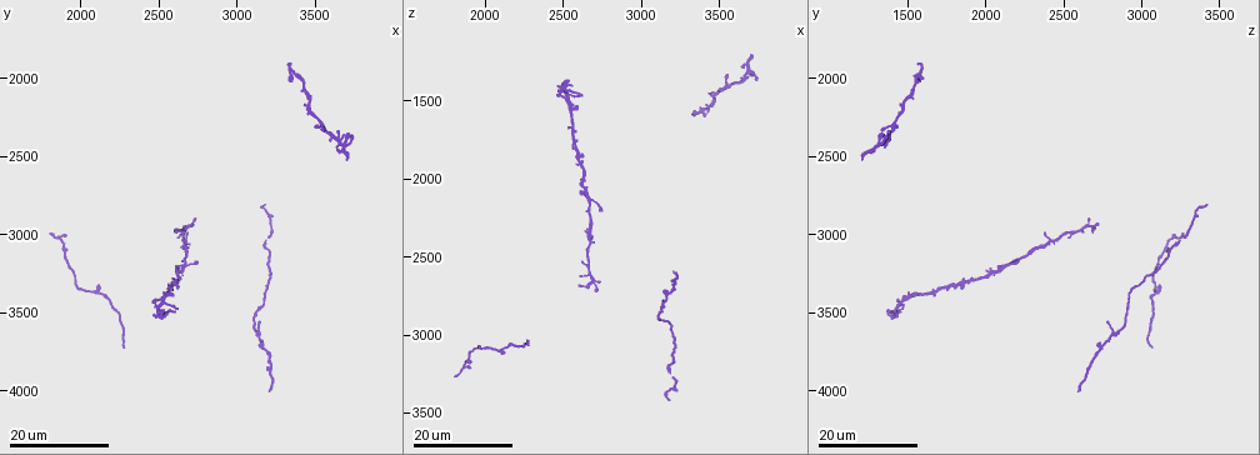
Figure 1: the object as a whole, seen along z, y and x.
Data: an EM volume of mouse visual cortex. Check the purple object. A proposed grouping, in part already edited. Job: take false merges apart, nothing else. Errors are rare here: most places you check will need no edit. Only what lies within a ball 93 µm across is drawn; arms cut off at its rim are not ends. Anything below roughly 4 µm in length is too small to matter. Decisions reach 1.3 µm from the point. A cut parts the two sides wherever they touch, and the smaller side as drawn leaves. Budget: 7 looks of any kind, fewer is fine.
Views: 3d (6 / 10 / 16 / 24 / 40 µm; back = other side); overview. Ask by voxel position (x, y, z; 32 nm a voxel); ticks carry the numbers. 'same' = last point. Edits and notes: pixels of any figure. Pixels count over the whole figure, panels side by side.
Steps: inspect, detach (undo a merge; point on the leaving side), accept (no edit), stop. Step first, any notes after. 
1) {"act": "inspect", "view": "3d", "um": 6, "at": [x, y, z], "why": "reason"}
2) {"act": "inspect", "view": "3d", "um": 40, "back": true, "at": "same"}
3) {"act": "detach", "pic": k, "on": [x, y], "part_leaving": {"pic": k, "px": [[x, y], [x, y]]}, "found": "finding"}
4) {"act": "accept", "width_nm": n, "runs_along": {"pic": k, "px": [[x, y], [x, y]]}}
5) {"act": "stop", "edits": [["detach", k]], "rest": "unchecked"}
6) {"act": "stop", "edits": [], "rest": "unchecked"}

{"act": "inspect", "view": "3d", "um": 24, "at": [2680, 3200, 2120]}

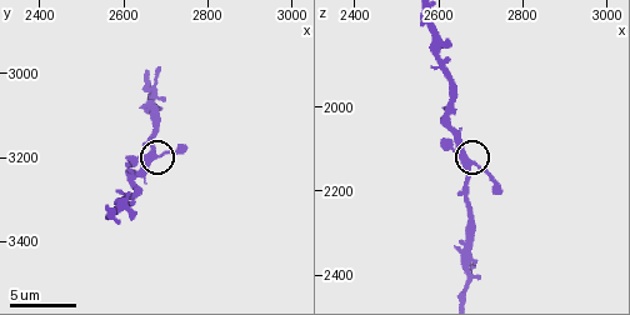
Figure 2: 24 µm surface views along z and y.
{"act": "inspect", "view": "3d", "um": 10, "at": [2685, 3195, 2140]}

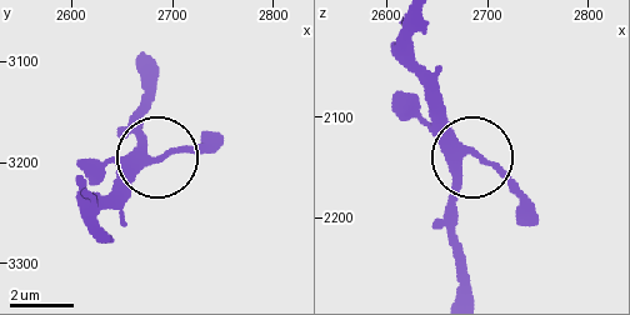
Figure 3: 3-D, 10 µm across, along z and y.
{"act": "accept", "arms": 3, "found": "all the same neuron"}

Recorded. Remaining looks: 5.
{"act": "inspect", "view": "3d", "um": 24, "at": [3180, 3720, 2740]}

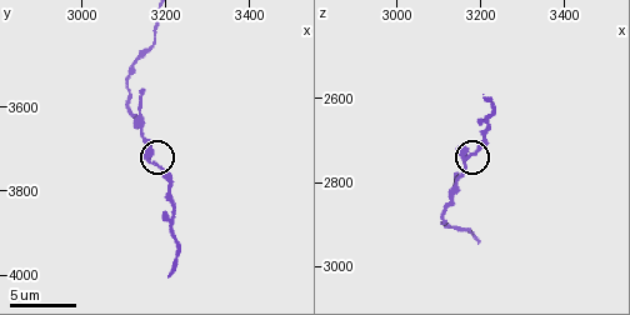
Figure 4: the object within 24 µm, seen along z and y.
{"act": "inspect", "view": "3d", "um": 6, "at": [3165, 3730, 2740], "why": "closer look"}

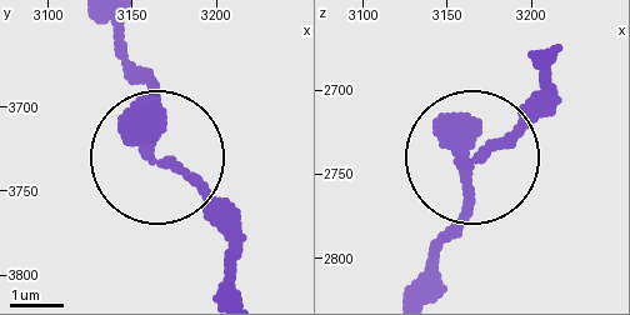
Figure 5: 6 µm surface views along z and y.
{"act": "accept", "arms": 3, "found": "continuous, no second neuron"}

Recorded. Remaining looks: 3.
{"act": "inspect", "view": "3d", "um": 24, "at": [3200, 2900, 3320], "why": "side arm on a straight run"}

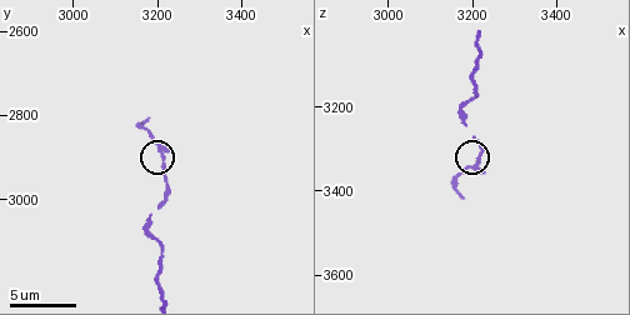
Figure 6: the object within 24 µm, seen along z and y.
{"act": "inspect", "view": "3d", "um": 6, "at": [3210, 2900, 3335], "why": "zoom in"}

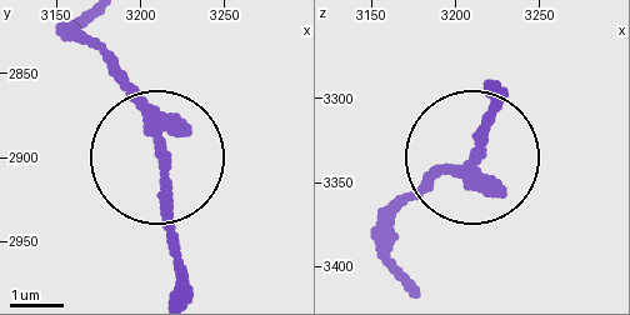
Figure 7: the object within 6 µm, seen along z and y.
{"act": "accept", "width_nm": 180, "runs_along": {"pic": 7, "px": [[174, 285], [174, 190], [143, 96], [98, 48]]}, "found": "all the same neuron"}

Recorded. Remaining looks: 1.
{"act": "stop", "edits": [], "rest": "unchecked"}

